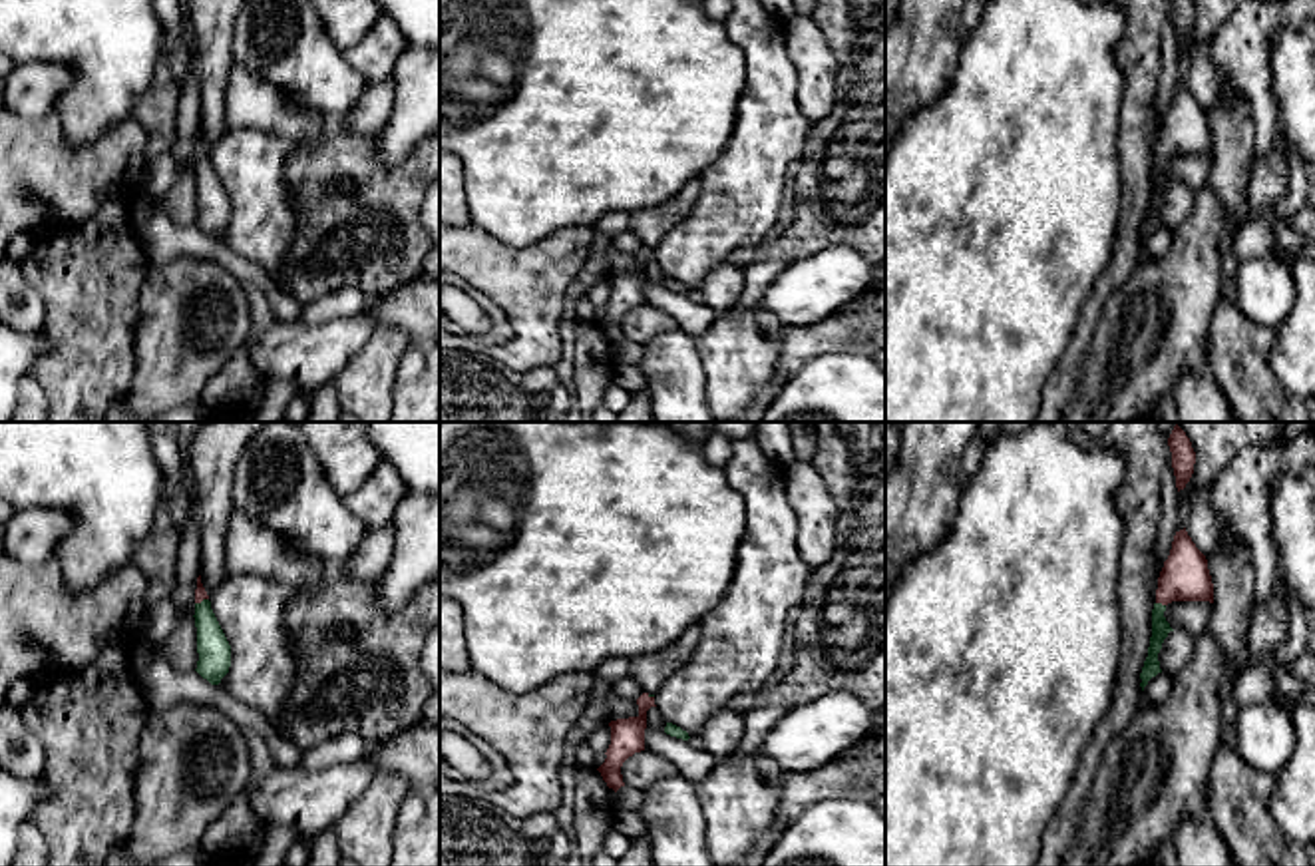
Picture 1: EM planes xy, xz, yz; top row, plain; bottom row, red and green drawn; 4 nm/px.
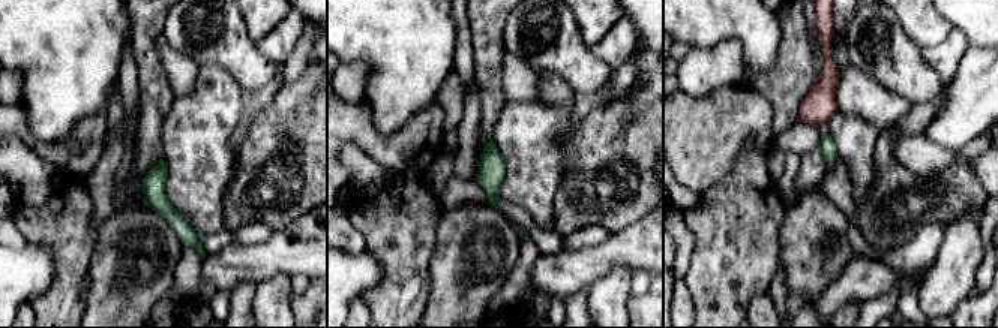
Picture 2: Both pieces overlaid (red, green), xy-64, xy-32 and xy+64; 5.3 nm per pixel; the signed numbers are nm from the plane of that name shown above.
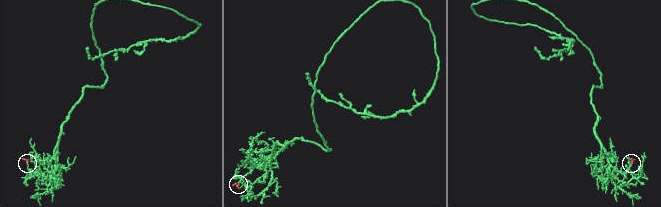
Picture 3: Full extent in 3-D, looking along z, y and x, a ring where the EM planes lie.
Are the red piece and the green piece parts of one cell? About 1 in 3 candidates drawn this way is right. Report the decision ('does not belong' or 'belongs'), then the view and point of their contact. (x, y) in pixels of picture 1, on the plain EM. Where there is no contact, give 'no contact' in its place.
belongs | yz (1160, 156)

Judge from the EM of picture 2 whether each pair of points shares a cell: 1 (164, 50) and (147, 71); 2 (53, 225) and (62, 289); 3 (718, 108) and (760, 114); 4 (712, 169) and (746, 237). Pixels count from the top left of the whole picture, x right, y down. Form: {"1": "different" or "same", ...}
{"1": "different", "2": "same", "3": "same", "4": "different"}

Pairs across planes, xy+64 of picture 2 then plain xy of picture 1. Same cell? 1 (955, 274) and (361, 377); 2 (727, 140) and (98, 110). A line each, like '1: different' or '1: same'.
1: same
2: different

